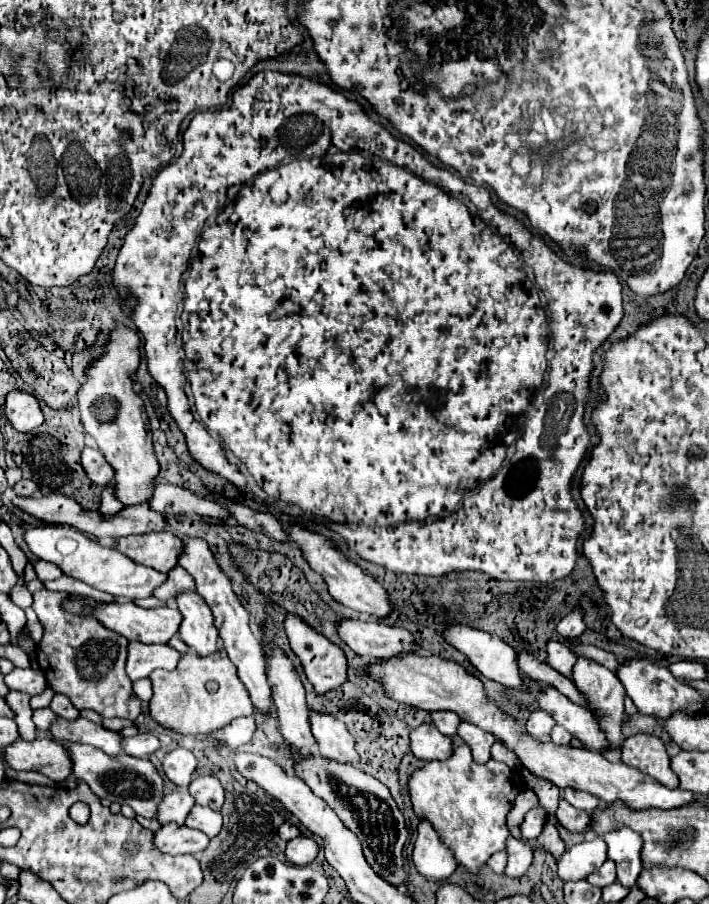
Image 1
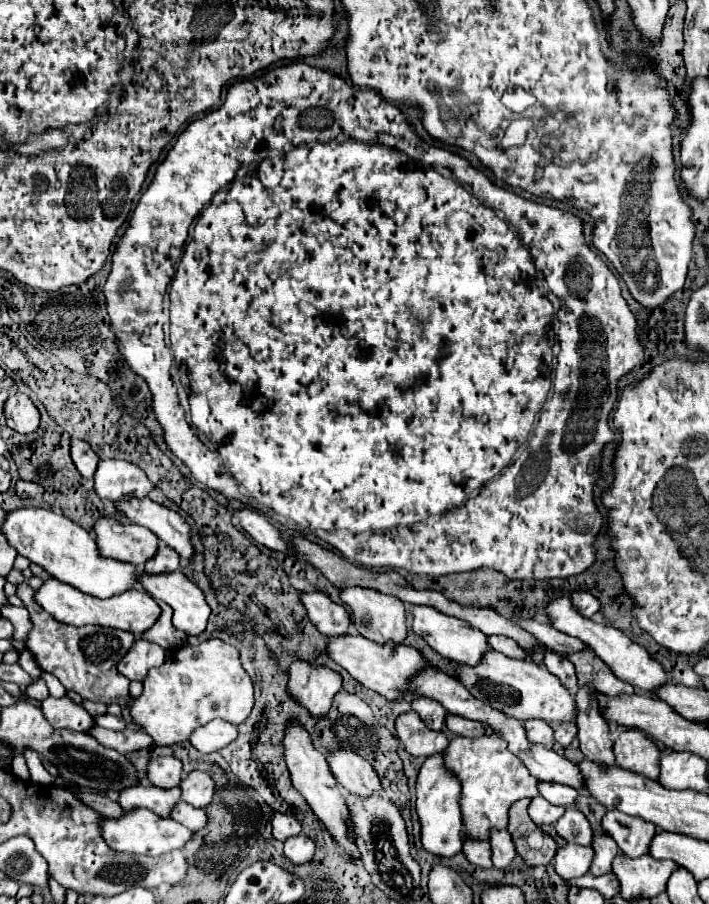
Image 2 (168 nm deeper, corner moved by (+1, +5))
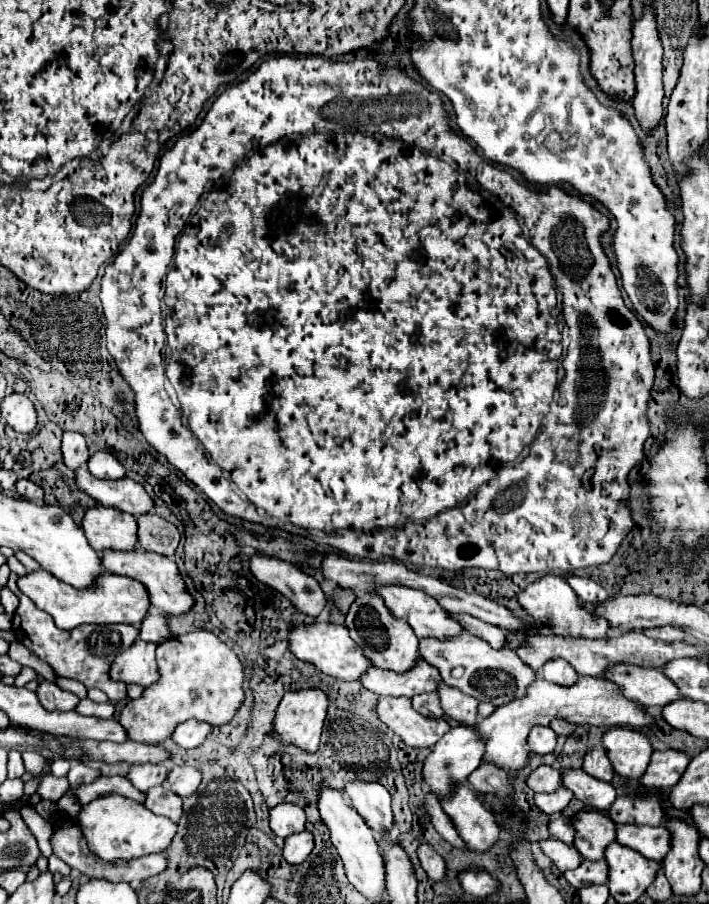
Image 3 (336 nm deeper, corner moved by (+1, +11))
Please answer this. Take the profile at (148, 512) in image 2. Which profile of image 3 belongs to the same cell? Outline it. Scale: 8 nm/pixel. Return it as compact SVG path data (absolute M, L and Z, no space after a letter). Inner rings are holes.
M80 467L76 469L76 481L78 481L78 487L84 493L88 493L92 499L96 499L100 505L122 509L124 513L130 513L134 517L154 511L154 501L146 493L144 485L128 477L120 481L104 481L104 479L92 477L86 467Z

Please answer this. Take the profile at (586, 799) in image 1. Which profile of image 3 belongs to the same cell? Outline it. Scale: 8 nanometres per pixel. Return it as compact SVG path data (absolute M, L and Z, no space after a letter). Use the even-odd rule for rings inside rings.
M540 765L536 771L530 773L526 783L534 793L552 793L554 789L558 789L562 785L562 777L556 767Z

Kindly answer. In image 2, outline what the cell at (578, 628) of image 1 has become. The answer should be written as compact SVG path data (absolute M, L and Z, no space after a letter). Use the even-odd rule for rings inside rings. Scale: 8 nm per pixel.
M576 591L572 593L572 601L570 597L560 597L560 599L554 599L546 605L546 615L550 617L552 621L552 627L558 629L560 633L566 633L570 637L576 637L580 639L586 647L590 647L620 679L624 679L626 683L632 683L634 687L640 687L644 691L654 691L654 687L660 687L662 683L666 683L666 673L662 669L660 663L656 663L648 651L644 647L640 647L638 643L630 641L622 631L618 631L616 627L612 625L602 625L602 623L594 623L592 617L596 611L600 609L600 601L592 595L592 593L586 593L586 591Z

